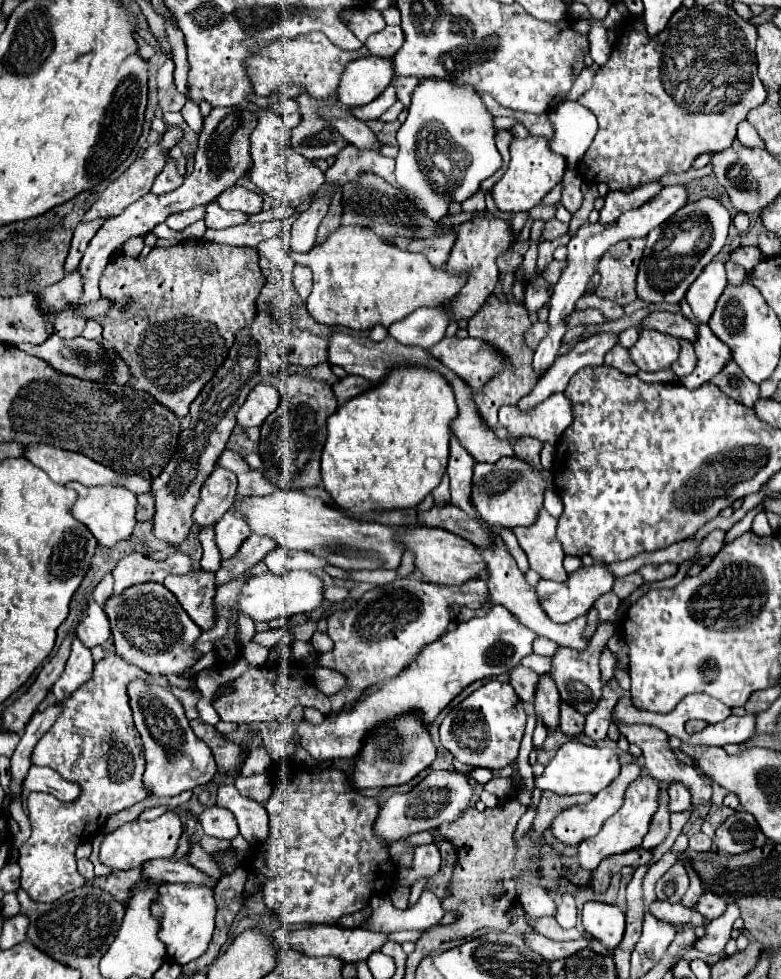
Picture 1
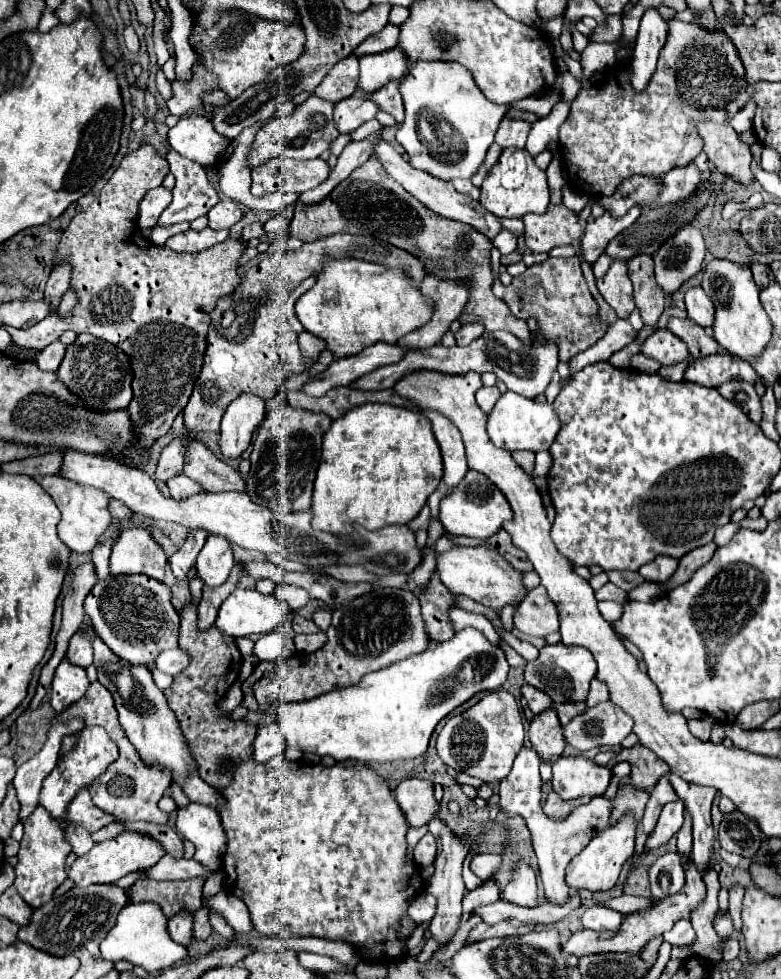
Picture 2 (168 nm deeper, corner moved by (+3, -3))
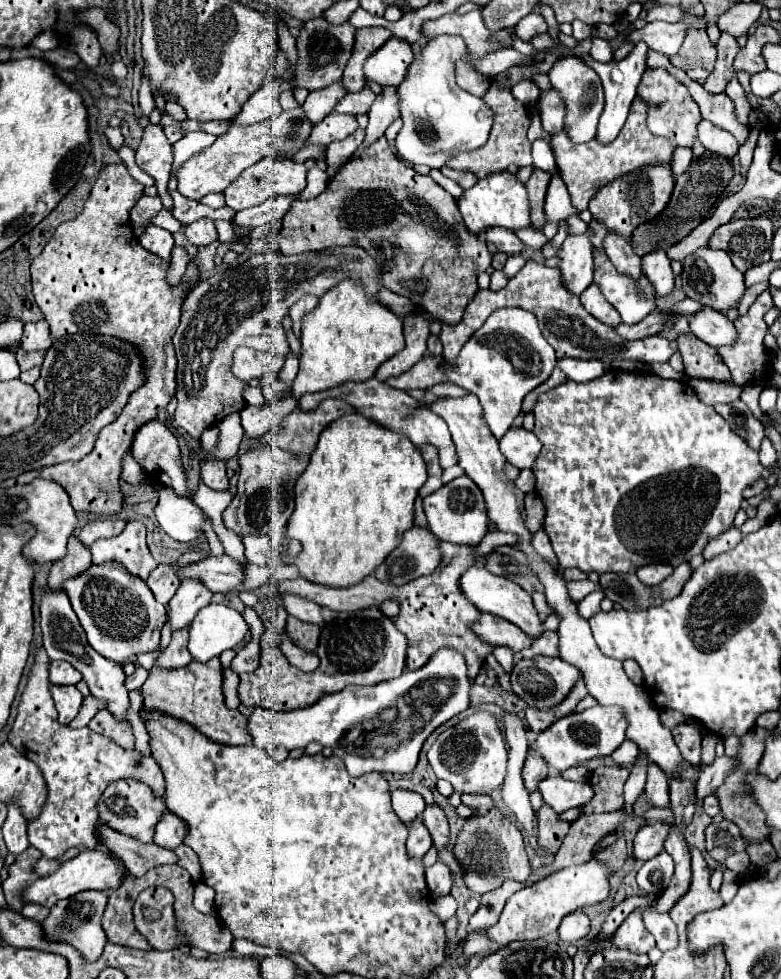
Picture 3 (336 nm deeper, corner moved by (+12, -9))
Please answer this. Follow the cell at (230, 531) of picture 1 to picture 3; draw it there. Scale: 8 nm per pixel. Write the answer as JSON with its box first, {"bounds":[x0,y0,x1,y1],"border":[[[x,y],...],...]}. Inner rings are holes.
{"bounds":[168,580,212,630],"border":[[[184,580],[180,588],[176,590],[174,598],[168,604],[168,622],[170,630],[182,630],[190,624],[190,620],[196,616],[200,608],[210,604],[212,594],[202,588],[202,584],[194,584],[192,580]]]}

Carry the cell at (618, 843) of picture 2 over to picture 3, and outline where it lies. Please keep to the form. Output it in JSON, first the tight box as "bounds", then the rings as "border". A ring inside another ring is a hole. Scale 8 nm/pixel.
{"bounds":[464,860,610,960],"border":[[[590,860],[580,866],[570,866],[564,870],[558,870],[544,880],[536,882],[530,888],[524,888],[508,898],[504,910],[498,916],[498,922],[482,932],[470,930],[464,938],[464,954],[470,960],[482,960],[490,952],[498,952],[504,946],[508,946],[514,940],[538,940],[548,934],[554,934],[560,920],[574,912],[576,908],[598,904],[608,898],[610,886],[608,886],[608,870],[598,860]]]}

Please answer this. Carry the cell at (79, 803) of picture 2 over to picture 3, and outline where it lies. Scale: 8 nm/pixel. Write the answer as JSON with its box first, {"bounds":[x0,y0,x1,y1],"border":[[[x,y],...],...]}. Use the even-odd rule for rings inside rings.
{"bounds":[100,826,178,876],"border":[[[108,826],[100,828],[100,840],[102,846],[112,850],[124,862],[132,876],[142,876],[150,868],[178,862],[178,856],[172,850],[160,848],[156,844],[142,844],[130,836],[122,836],[120,832],[110,830]]]}

